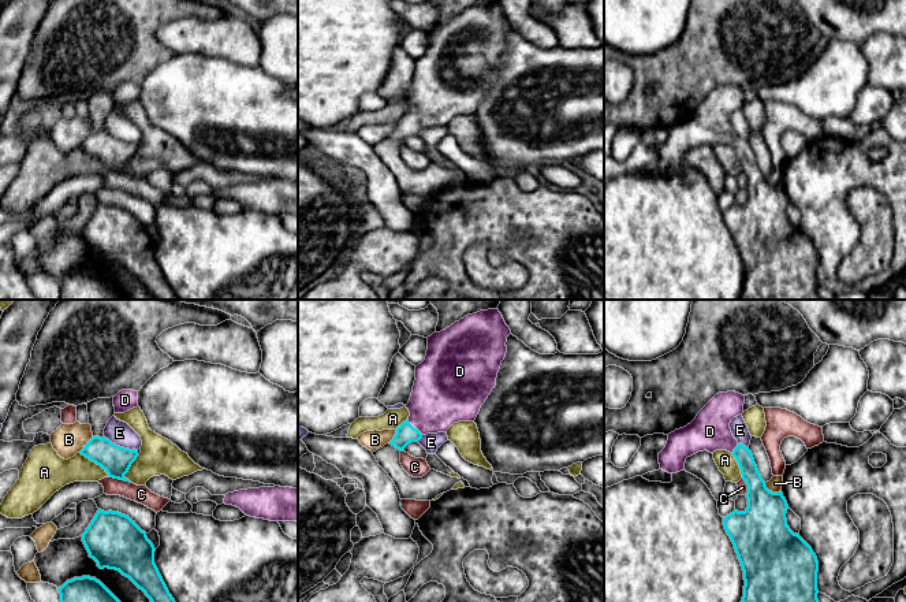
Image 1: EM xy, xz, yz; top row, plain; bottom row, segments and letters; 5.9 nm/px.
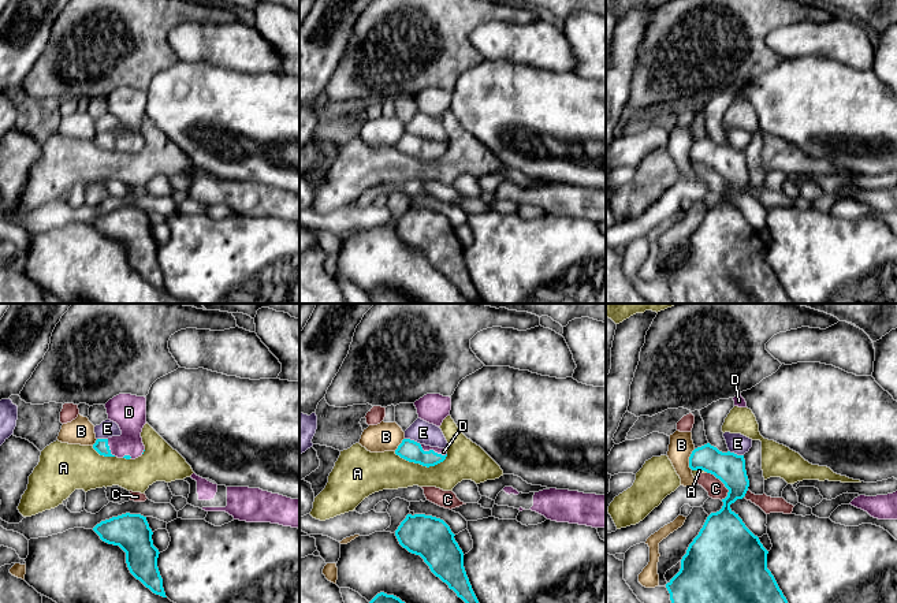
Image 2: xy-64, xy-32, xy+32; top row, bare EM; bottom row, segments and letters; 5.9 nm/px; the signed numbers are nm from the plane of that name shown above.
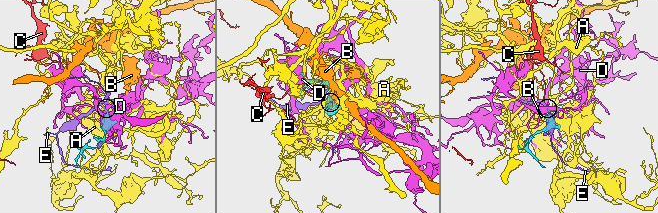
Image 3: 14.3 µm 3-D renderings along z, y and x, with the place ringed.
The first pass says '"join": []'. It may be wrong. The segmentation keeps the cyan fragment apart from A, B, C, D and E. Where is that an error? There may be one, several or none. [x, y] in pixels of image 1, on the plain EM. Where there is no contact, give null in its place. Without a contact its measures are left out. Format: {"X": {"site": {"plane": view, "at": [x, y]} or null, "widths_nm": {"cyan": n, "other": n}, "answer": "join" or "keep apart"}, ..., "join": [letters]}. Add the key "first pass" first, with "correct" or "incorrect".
{"first pass": "incorrect", "A": {"site": {"plane": "xy", "at": [94, 155]}, "widths_nm": {"cyan": 170, "other": 200}, "answer": "keep apart"}, "B": {"site": {"plane": "yz", "at": [771, 185]}, "widths_nm": {"cyan": 320, "other": 80}, "answer": "keep apart"}, "C": {"site": {"plane": "xy", "at": [120, 173]}, "widths_nm": {"cyan": 170, "other": 110}, "answer": "keep apart"}, "D": {"site": {"plane": "xz", "at": [416, 122]}, "widths_nm": {"cyan": 120, "other": 360}, "answer": "join"}, "E": {"site": {"plane": "xy", "at": [119, 140]}, "widths_nm": {"cyan": 170, "other": 140}, "answer": "keep apart"}, "join": ["D"]}

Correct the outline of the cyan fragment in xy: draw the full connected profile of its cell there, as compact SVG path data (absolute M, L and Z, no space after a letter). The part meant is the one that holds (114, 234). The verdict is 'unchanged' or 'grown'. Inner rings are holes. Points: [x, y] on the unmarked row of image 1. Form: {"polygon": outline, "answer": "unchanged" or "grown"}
{"polygon": "M98 202L94 212L82 227L82 235L89 250L97 256L100 263L108 261L119 264L145 286L153 300L178 300L154 257L156 242L153 237L148 233L146 226L128 209L119 205L104 205Z", "answer": "unchanged"}

